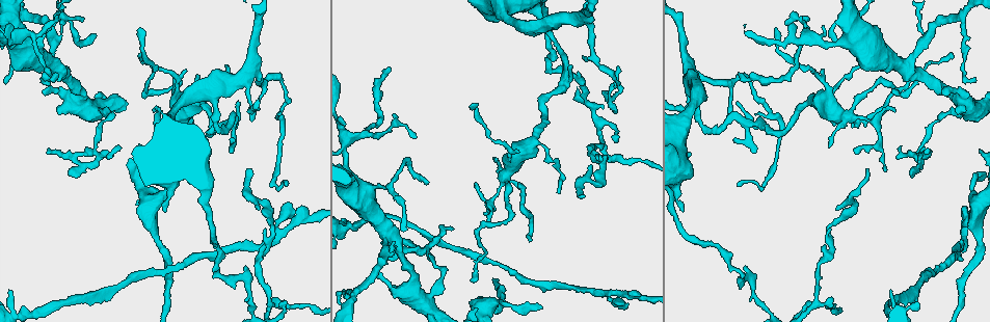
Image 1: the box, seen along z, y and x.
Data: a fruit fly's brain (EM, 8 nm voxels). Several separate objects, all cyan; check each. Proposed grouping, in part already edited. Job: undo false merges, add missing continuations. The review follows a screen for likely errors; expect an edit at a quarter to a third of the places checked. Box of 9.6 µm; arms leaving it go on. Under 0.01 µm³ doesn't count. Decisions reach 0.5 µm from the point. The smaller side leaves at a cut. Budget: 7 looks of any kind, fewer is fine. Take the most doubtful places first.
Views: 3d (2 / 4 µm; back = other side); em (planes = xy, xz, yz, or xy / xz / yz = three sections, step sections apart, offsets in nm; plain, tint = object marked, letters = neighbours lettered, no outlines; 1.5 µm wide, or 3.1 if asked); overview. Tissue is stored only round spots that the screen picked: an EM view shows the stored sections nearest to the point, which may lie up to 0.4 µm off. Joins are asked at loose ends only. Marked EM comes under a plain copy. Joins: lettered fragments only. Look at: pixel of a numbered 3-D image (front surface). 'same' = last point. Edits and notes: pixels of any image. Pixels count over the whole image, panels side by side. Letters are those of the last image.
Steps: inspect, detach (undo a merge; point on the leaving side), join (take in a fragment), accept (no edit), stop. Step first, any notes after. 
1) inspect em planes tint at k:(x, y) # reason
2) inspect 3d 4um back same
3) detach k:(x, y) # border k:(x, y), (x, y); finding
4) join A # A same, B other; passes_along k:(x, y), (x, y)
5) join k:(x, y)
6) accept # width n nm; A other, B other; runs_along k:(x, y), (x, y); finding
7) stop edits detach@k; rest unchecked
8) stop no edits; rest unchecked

inspect 3d 4um at 1:(584, 196)

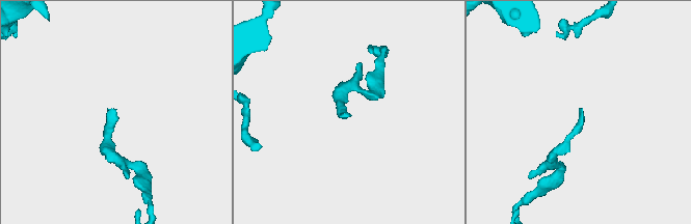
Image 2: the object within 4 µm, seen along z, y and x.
inspect em planes letters at 2:(112, 109)

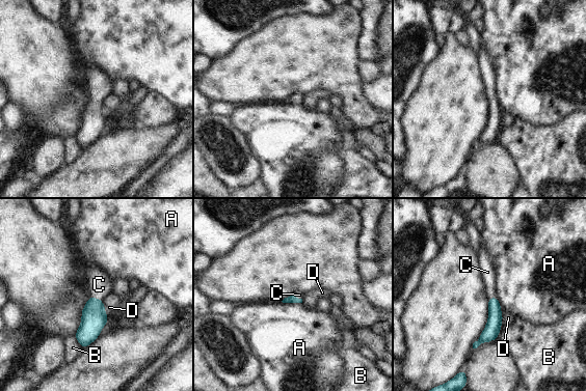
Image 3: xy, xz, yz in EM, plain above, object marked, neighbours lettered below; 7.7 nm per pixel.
join C # longest_contact A 160 nm; A other, B other, C same, D other; the neuron continues

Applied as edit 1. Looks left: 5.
inspect overview

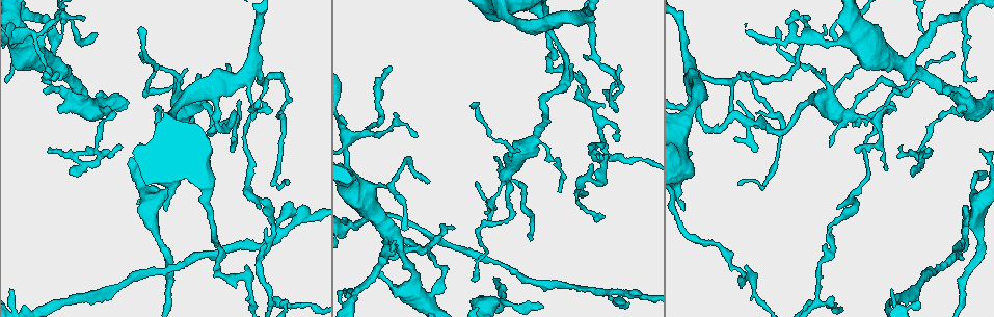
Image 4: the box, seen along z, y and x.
inspect em planes letters at 4:(746, 122) # arms part here

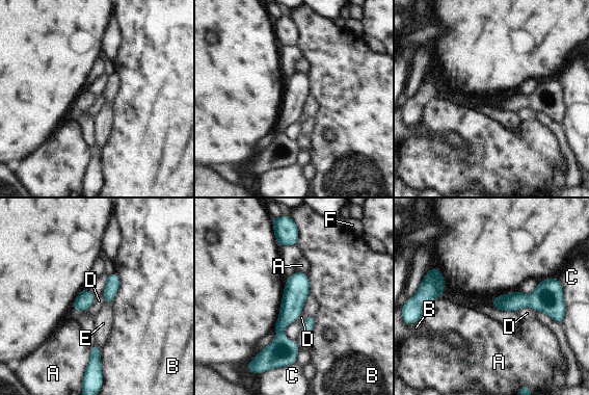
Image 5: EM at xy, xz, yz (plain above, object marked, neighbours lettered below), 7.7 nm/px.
accept # longest_contact B 260 nm; A other, B other, C other, D other, E other, F other; border 5:(310, 293), (301, 312); one neuron here

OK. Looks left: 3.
inspect 3d 4um at 4:(271, 112) # tapers out

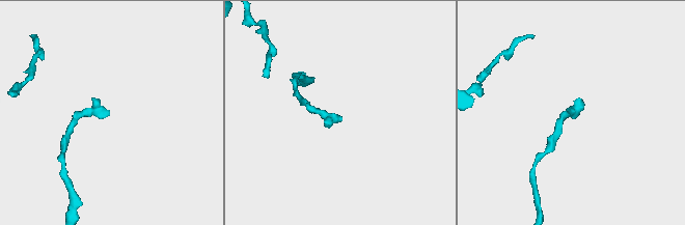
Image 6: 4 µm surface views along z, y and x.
inspect em yz step 8 letters at 6:(109, 111) # need the tissue

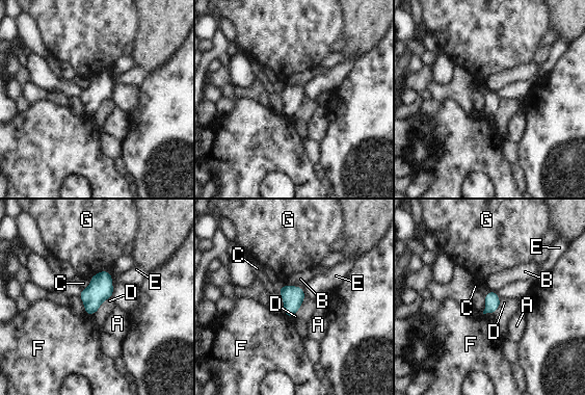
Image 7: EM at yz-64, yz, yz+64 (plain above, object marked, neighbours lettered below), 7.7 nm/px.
inspect em planes letters same # another direction

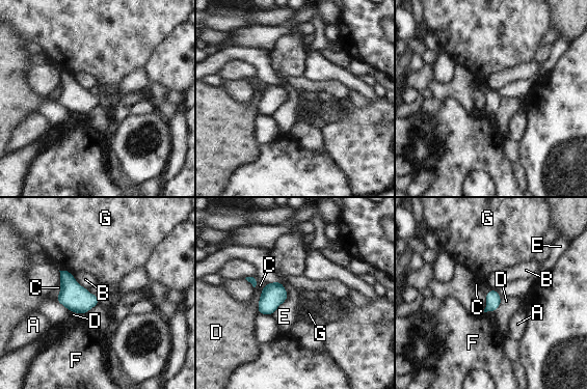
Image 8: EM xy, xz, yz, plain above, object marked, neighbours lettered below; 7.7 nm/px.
accept # A other, B other, C other, D other, E other, F other, G other; border 8:(283, 283), (287, 298), (270, 314); no lettered fragment goes on from it

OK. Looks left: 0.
stop edits join@3; rest unchecked

